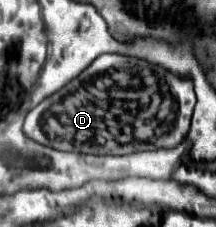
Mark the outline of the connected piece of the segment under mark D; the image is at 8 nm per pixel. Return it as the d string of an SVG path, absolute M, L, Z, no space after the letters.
M103 54L73 78L61 92L47 96L25 118L23 132L39 144L57 150L75 150L87 154L131 154L137 150L177 146L189 132L189 122L195 106L195 90L189 78L177 78L171 70L155 66L145 58L125 54Z

